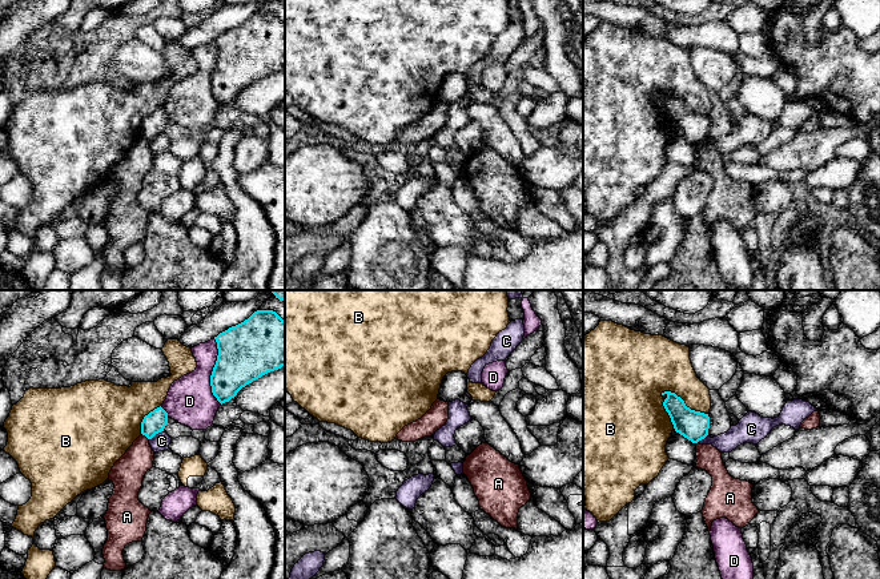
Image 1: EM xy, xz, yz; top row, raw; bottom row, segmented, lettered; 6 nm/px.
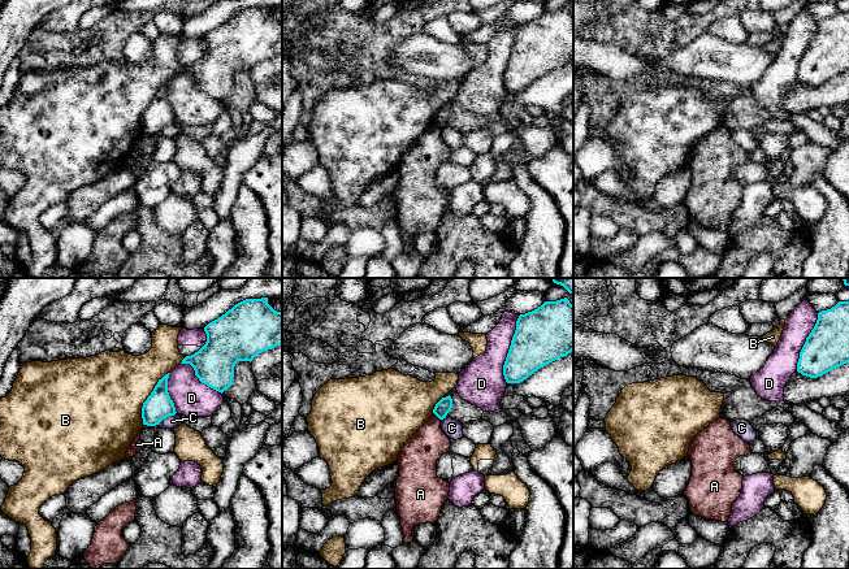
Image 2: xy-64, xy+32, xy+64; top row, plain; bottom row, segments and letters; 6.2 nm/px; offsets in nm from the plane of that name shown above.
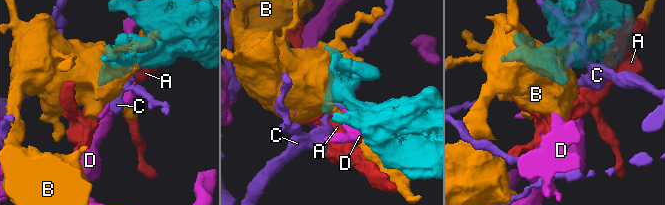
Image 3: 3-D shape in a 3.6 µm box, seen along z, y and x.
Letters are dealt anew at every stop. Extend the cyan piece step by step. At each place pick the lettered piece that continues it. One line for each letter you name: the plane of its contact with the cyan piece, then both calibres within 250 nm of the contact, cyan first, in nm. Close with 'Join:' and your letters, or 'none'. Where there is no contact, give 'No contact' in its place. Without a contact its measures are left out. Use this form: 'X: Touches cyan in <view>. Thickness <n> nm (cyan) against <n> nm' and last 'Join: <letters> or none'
Join: none

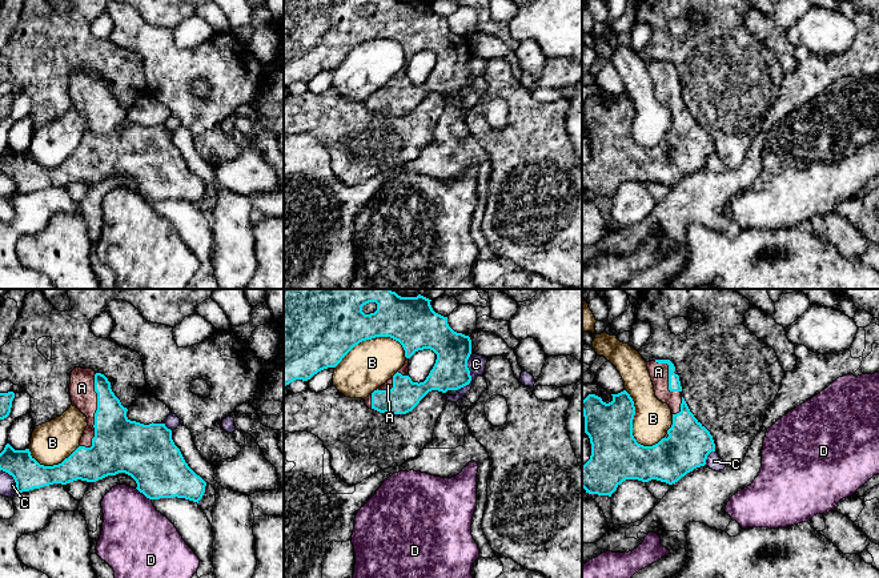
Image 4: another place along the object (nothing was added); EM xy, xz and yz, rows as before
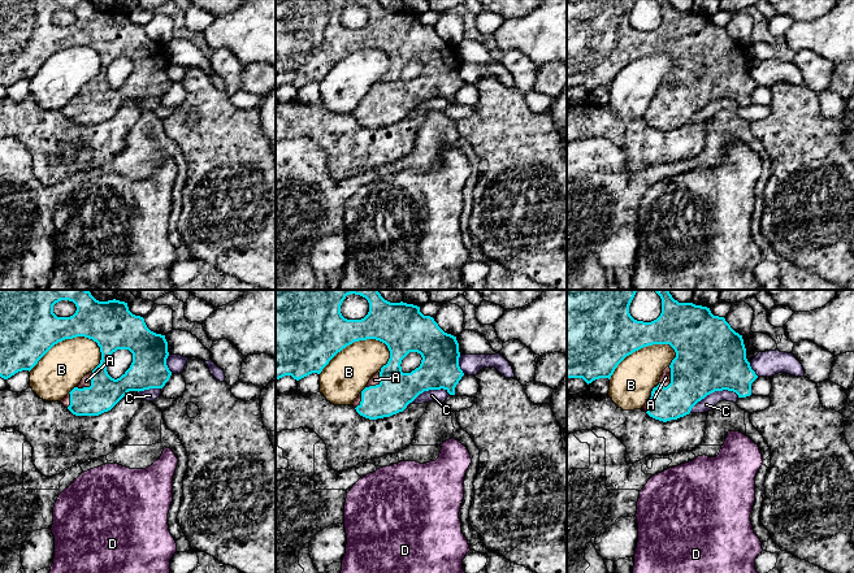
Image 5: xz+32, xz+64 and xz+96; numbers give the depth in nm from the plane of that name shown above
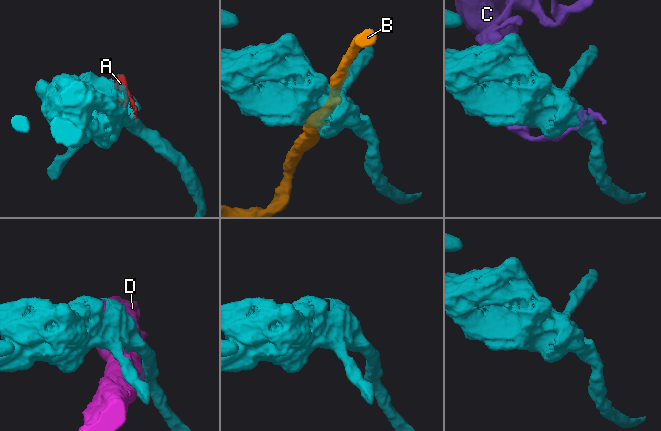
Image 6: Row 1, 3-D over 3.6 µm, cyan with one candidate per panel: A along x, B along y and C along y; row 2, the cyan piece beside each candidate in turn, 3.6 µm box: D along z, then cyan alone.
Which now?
A: Touches cyan in xy. Thickness 320 nm (cyan) against 160 nm
Join: A

